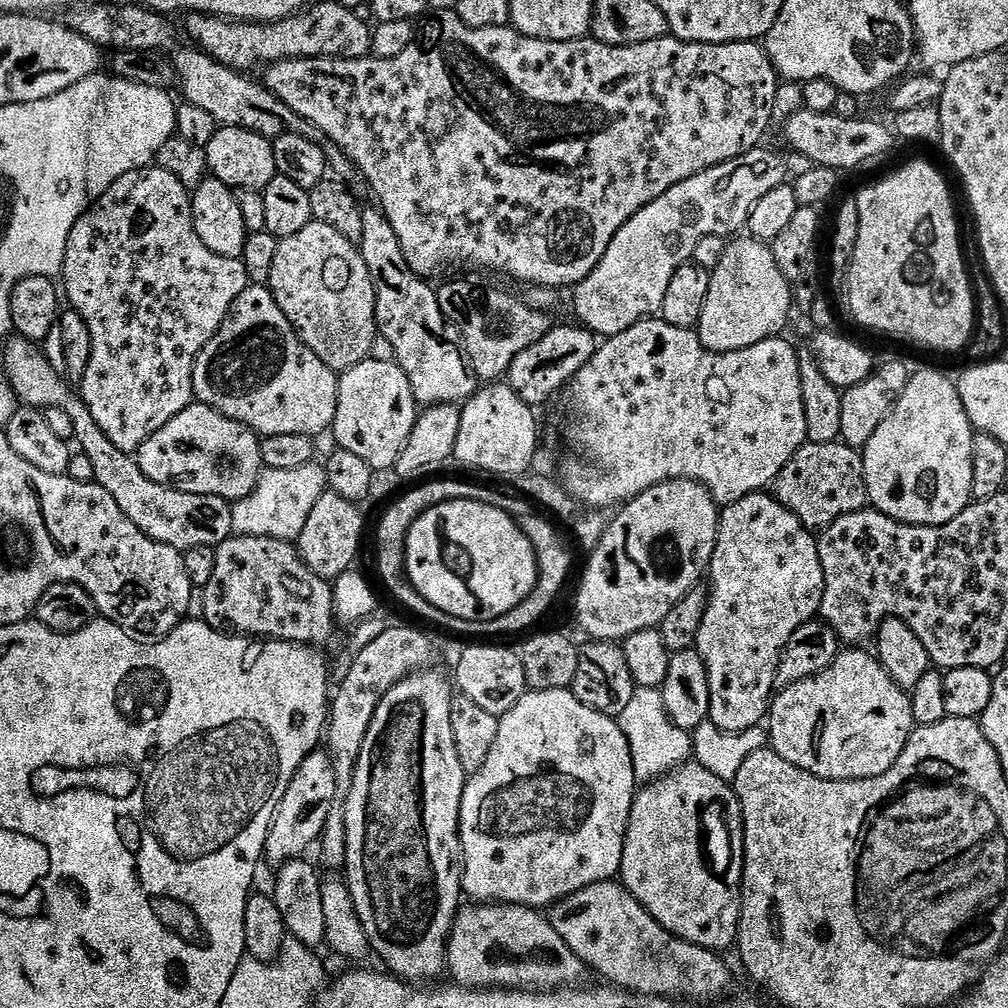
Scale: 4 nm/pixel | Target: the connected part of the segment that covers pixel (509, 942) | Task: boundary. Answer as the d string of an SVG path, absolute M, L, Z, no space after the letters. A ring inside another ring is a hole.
M476 902L471 905L461 907L456 914L456 920L452 923L452 933L448 939L448 964L447 971L456 975L457 981L463 982L468 986L487 986L490 988L502 988L505 990L555 990L561 986L580 986L585 983L584 972L586 966L576 957L574 950L567 945L558 930L552 925L551 919L547 915L539 916L537 909L532 906L522 904L502 904L499 902Z

